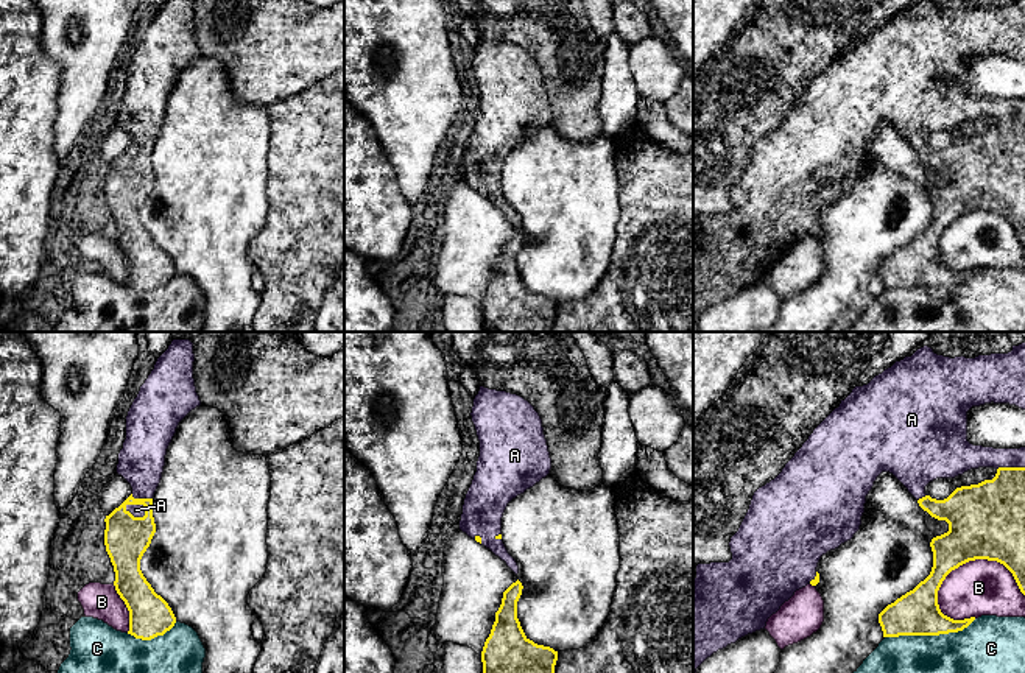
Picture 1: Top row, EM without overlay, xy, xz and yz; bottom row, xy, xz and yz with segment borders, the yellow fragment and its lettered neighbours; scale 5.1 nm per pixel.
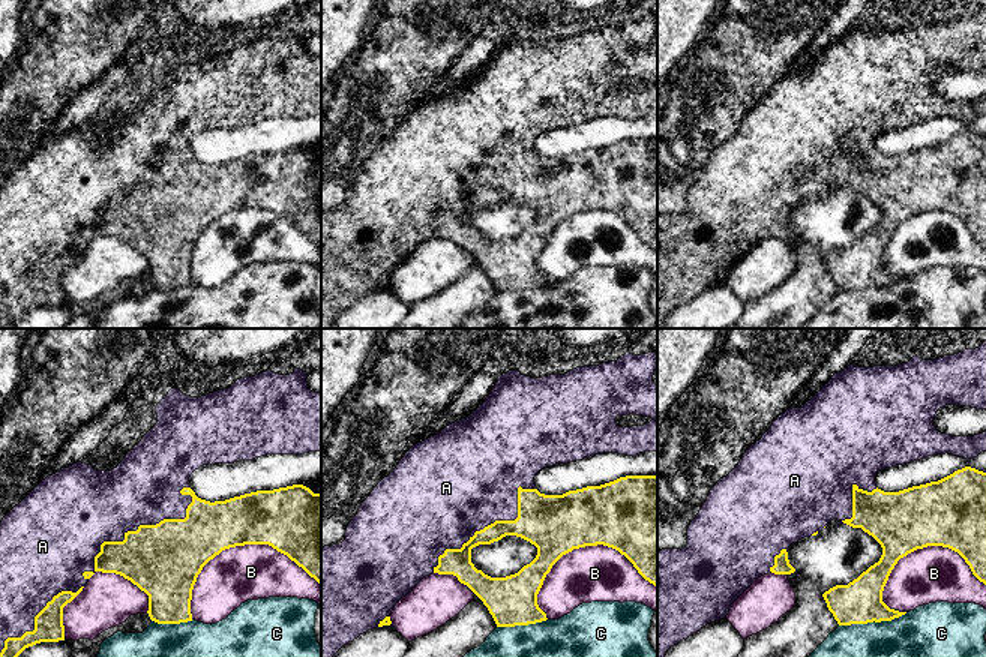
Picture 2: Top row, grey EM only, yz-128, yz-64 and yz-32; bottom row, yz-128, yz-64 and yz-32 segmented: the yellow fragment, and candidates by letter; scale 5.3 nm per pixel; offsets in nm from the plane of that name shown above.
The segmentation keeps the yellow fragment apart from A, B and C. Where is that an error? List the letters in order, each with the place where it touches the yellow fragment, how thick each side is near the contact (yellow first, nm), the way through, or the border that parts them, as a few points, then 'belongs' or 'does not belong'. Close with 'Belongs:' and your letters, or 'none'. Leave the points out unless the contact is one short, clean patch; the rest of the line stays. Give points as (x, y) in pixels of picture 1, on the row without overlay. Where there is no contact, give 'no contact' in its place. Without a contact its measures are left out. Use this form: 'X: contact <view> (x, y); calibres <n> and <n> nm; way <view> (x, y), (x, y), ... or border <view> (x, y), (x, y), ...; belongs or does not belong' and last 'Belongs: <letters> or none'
A: contact xy (133, 167); calibres 240 and 60 nm; belongs
B: contact yz (975, 209); calibres 400 and 280 nm; does not belong
C: contact yz (930, 285); calibres 240 and 480 nm; does not belong
Belongs: A

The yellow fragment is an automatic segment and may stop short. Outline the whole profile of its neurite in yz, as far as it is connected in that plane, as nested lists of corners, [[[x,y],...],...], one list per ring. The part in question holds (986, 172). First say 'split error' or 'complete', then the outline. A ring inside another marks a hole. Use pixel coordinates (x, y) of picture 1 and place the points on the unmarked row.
split error; [[[918,0],[868,36],[855,37],[782,123],[754,143],[729,193],[732,210],[696,217],[693,326],[718,301],[765,280],[768,270],[796,241],[819,234],[816,218],[821,207],[860,181],[866,146],[882,123],[893,125],[932,168],[949,174],[949,182],[930,193],[930,226],[879,265],[883,288],[939,287],[967,279],[975,268],[953,271],[944,266],[938,241],[952,221],[969,212],[1003,215],[1025,246],[1025,98],[994,100],[967,92],[967,62],[991,53],[1025,61],[1025,0],[975,9],[950,9],[933,0]],[[978,118],[994,118],[997,125],[978,136],[956,139],[944,151],[925,145],[930,132],[955,129]]]

